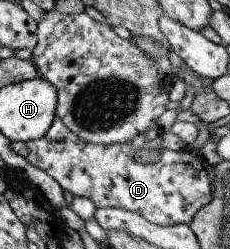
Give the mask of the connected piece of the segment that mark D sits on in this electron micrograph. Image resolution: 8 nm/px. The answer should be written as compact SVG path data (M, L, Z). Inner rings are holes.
M54 116L50 130L43 138L26 143L30 150L26 159L32 166L50 175L63 191L68 190L74 197L92 200L97 209L118 208L136 212L145 220L159 226L189 226L194 214L212 200L213 188L206 163L194 150L185 148L173 152L163 148L162 142L161 132L155 128L138 134L124 144L84 142L70 128L66 128L58 116ZM140 146L161 148L160 160L154 164L134 162L132 154Z

